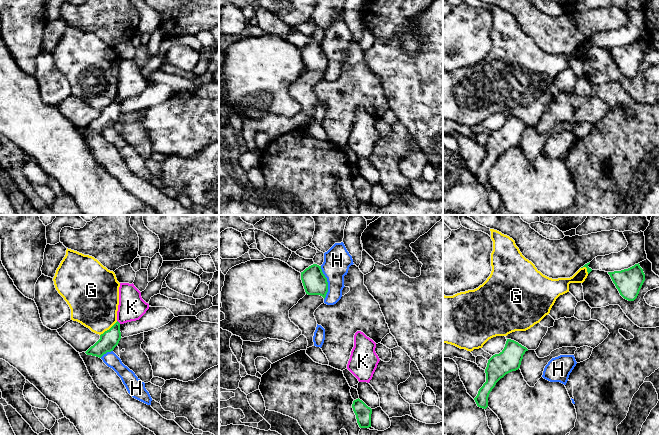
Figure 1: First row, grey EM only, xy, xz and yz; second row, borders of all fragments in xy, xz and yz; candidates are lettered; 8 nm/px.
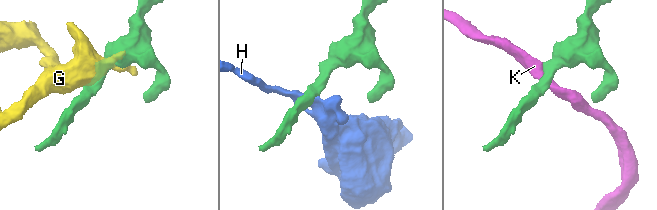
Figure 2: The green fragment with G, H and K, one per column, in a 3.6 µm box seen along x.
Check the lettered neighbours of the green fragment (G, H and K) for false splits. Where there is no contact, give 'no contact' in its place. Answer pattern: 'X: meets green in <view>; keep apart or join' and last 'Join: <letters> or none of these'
G: meets green in xy; keep apart
H: meets green in xz; keep apart
K: meets green in xy; keep apart
Join: none of these

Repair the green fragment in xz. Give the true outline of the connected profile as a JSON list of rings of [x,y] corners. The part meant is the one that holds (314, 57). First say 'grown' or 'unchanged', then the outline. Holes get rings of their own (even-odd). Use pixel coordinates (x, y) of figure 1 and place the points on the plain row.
unchanged | [[[313,40],[306,44],[301,48],[301,56],[306,70],[320,71],[325,75],[328,68],[328,58],[321,42]]]

